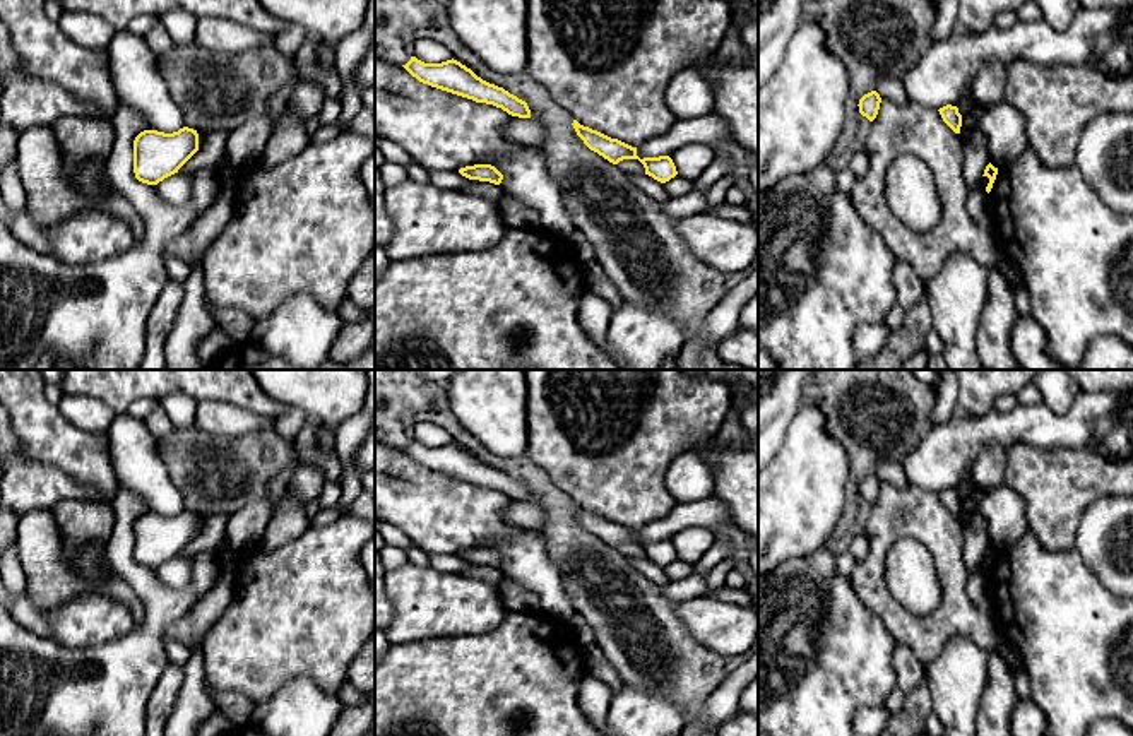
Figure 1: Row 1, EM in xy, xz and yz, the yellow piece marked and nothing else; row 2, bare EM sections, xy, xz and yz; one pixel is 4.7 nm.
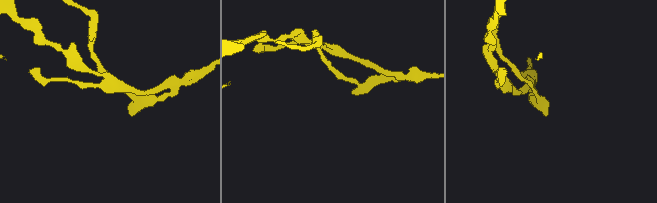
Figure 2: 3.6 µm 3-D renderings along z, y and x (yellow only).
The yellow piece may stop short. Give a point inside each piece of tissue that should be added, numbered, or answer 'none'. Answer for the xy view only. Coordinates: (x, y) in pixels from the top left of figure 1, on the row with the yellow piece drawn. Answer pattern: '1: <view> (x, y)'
none

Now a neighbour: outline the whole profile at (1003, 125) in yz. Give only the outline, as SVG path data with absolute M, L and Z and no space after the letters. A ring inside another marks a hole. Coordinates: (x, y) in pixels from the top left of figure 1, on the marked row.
M1005 99L981 106L976 116L988 137L988 152L994 168L1008 166L1030 147L1023 115Z

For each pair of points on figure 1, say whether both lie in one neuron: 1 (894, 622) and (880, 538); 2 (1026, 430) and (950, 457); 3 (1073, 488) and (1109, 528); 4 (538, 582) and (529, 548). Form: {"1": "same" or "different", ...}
{"1": "same", "2": "same", "3": "different", "4": "same"}

